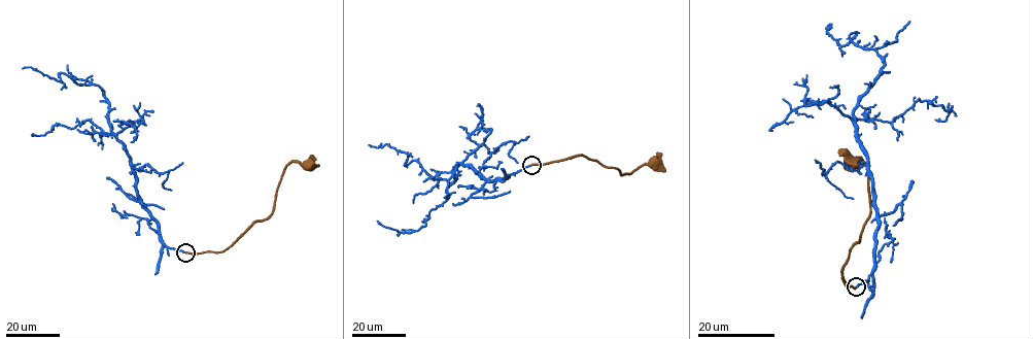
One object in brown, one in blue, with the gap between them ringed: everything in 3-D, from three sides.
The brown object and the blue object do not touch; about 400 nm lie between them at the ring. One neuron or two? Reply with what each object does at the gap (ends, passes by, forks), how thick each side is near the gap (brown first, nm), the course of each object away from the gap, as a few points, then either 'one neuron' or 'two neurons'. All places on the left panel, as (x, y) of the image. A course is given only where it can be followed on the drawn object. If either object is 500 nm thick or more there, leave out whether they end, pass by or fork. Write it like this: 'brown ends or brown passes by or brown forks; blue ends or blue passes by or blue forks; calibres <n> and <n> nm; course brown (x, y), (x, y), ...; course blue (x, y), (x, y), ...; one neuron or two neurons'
brown ends; blue ends; calibres 170 and 200 nm; course brown (185, 252), (219, 252), (227, 248), (256, 221), (265, 219), (272, 213), (284, 168), (293, 161), (307, 166); course blue (184, 252), (167, 247), (144, 207), (131, 157), (111, 130), (103, 92), (60, 72), (62, 82), (22, 68); one neuron

